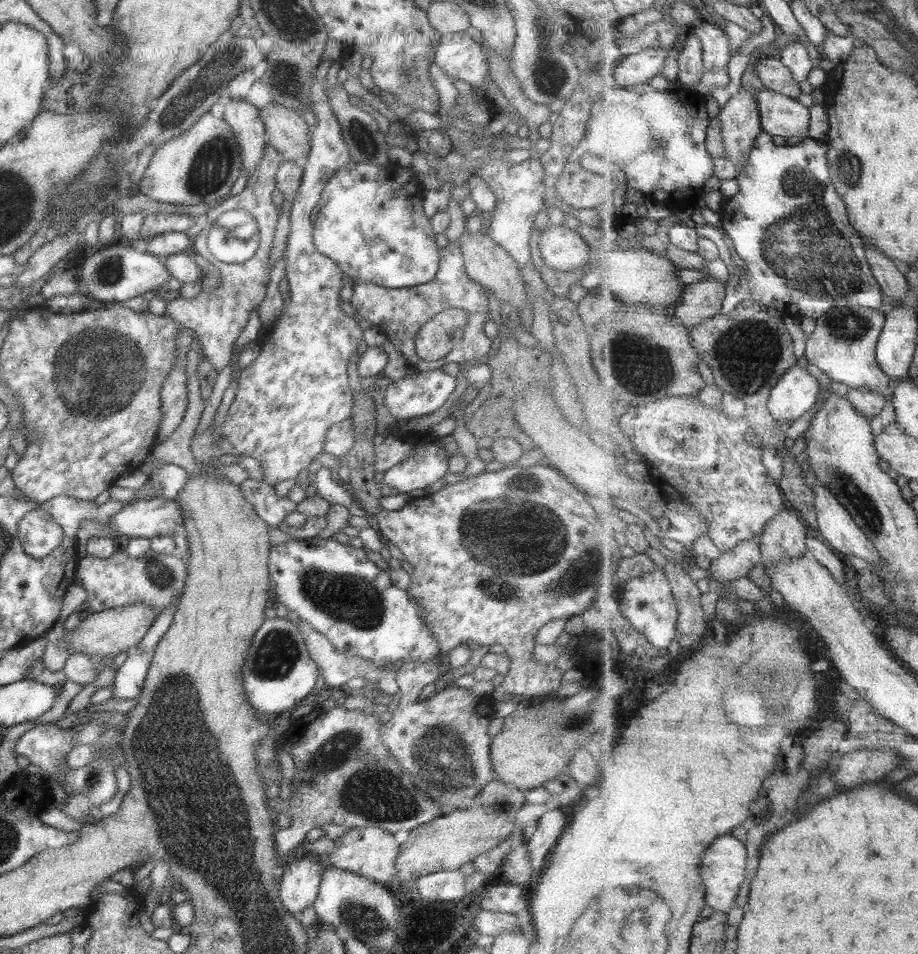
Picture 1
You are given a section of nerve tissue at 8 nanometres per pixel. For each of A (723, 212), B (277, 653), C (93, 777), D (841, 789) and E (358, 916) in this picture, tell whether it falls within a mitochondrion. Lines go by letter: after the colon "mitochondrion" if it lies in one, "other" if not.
A: other
B: mitochondrion
C: mitochondrion
D: other
E: mitochondrion

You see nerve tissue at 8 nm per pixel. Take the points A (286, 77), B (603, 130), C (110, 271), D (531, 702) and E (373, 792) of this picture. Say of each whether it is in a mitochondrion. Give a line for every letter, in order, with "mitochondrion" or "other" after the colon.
A: mitochondrion
B: other
C: mitochondrion
D: other
E: mitochondrion

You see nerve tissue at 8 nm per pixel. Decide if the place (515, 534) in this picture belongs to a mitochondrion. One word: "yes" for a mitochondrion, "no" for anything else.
yes

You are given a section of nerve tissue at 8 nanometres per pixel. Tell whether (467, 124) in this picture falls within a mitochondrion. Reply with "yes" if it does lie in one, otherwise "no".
no

